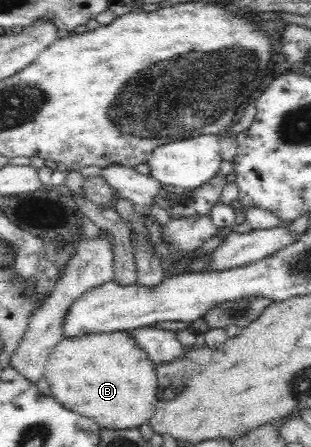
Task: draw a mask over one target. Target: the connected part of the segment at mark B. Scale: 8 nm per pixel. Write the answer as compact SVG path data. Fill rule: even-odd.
M126 331L62 339L48 356L43 375L58 403L113 430L138 430L158 403L155 364Z

